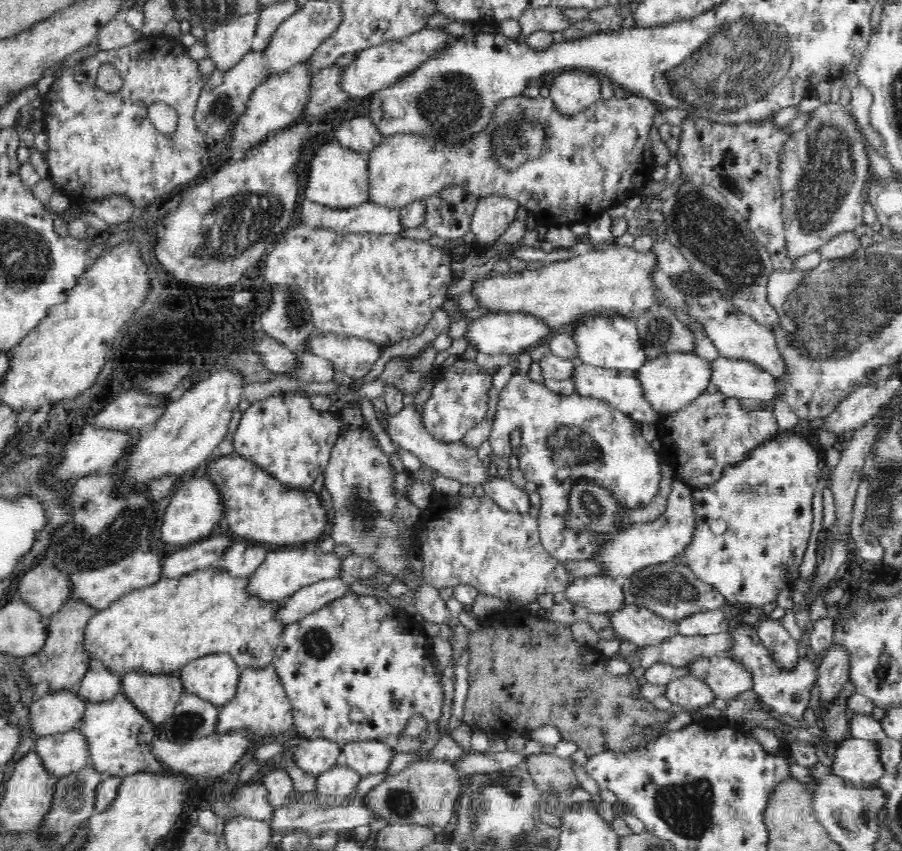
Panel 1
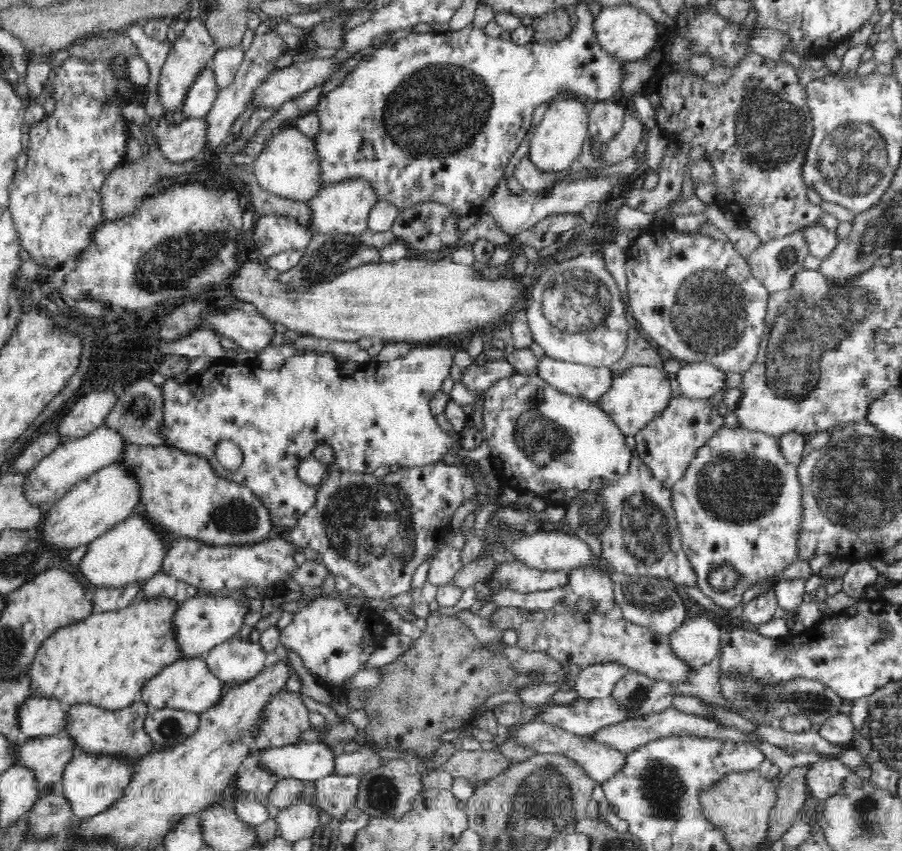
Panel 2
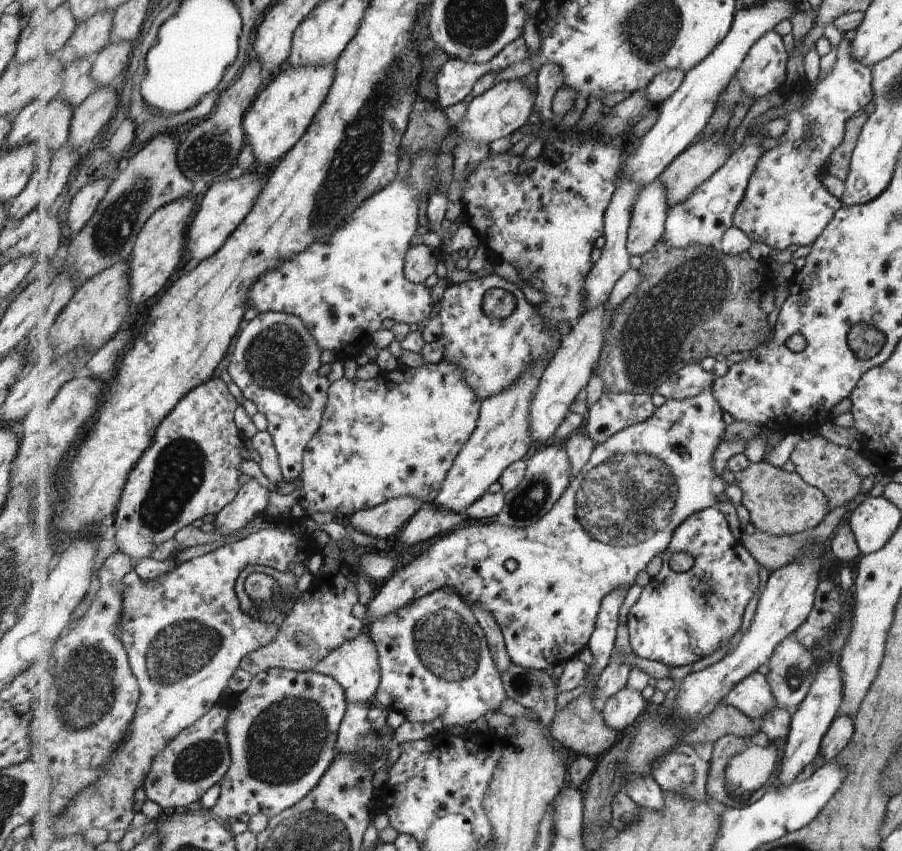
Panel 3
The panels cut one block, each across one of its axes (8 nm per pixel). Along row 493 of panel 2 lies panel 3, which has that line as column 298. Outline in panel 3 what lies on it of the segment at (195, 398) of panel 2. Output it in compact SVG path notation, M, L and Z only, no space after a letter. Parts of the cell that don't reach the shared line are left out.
M424 154L411 162L407 175L400 175L393 184L378 192L363 203L357 212L335 234L328 239L315 242L305 252L297 254L293 260L282 262L273 272L261 276L261 280L252 288L249 307L260 313L268 311L289 313L301 317L317 345L324 350L333 350L341 362L356 359L369 344L373 343L373 334L381 329L381 324L392 318L397 323L419 324L431 316L435 302L431 298L431 288L424 284L409 282L405 274L405 258L413 247L413 238L419 228L419 210L421 198L429 196L435 190L437 176L435 164L439 156Z

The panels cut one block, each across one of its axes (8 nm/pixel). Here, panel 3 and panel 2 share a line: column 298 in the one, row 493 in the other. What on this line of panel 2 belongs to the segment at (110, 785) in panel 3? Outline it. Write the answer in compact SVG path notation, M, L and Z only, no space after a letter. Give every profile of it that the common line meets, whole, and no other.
M516 373L496 381L484 393L483 432L488 441L494 473L503 485L518 491L532 491L548 505L568 510L580 491L594 493L603 486L612 486L628 474L632 460L632 449L626 446L628 437L599 404L560 392L540 375Z

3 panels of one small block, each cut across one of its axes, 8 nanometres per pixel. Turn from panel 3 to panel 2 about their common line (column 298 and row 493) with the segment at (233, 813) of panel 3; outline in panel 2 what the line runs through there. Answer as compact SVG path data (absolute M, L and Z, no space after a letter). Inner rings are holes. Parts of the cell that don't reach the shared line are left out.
M737 426L720 428L718 432L708 442L699 448L696 458L692 460L688 470L679 482L670 490L672 508L675 512L677 522L677 531L681 538L681 547L687 554L688 560L697 574L697 581L700 590L710 597L714 604L724 609L731 609L738 606L744 598L744 592L756 584L756 582L764 582L768 576L778 576L783 570L786 570L790 564L794 564L799 560L799 538L800 530L802 530L802 520L804 520L804 503L803 503L803 485L801 484L798 472L798 464L792 463L784 457L782 447L780 447L780 437L770 435L767 432L750 430L746 427ZM729 567L737 574L736 582L726 589L717 589L712 587L710 576L712 572L719 571L720 568Z

